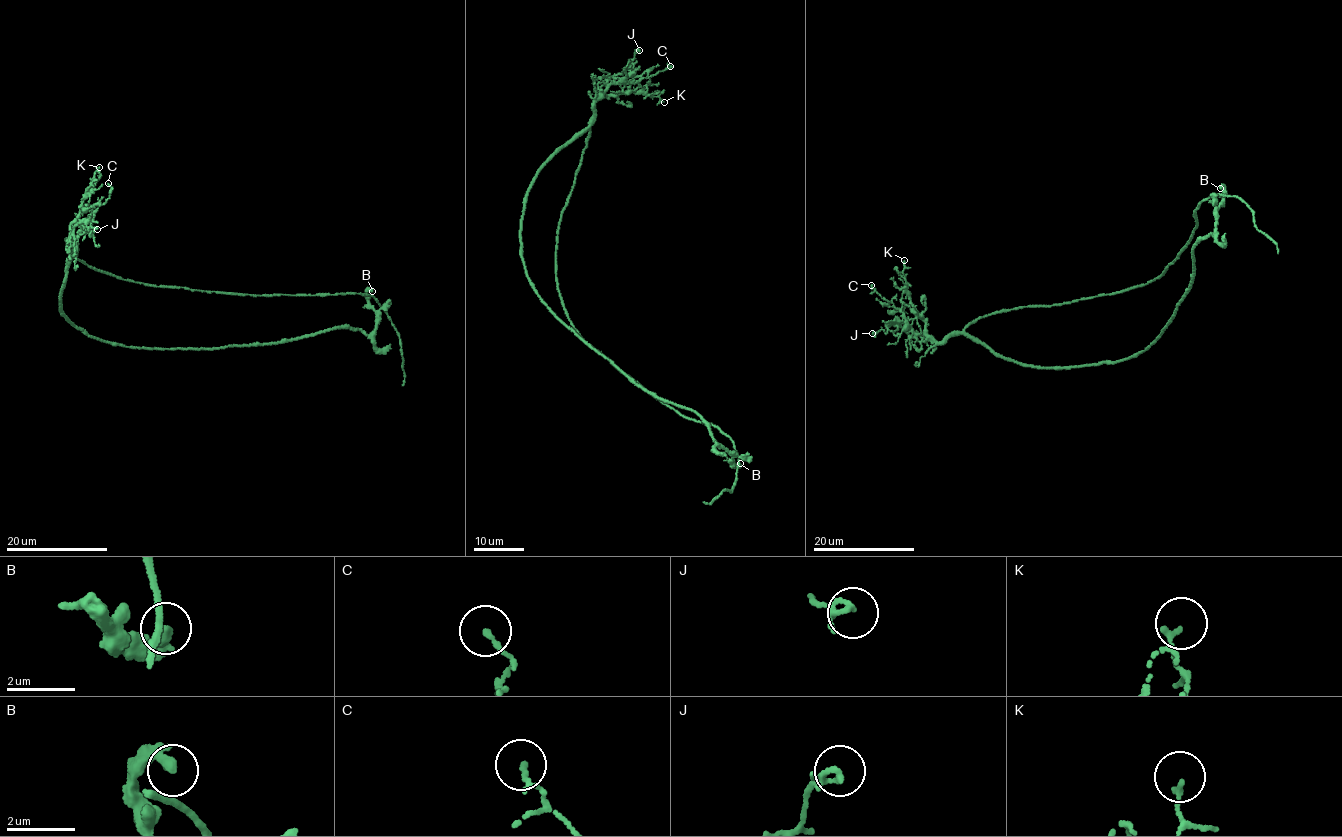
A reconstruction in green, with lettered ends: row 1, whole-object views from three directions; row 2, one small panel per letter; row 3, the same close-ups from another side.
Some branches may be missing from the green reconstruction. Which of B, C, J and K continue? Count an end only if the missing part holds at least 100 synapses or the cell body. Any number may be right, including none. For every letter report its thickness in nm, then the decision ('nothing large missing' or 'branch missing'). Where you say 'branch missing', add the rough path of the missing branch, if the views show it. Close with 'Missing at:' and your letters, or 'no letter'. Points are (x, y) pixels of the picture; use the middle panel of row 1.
B: 320 nm thick; nothing large missing
C: 140 nm thick; nothing large missing
J: 200 nm thick; nothing large missing
K: 160 nm thick; nothing large missing
Missing at: no letter

